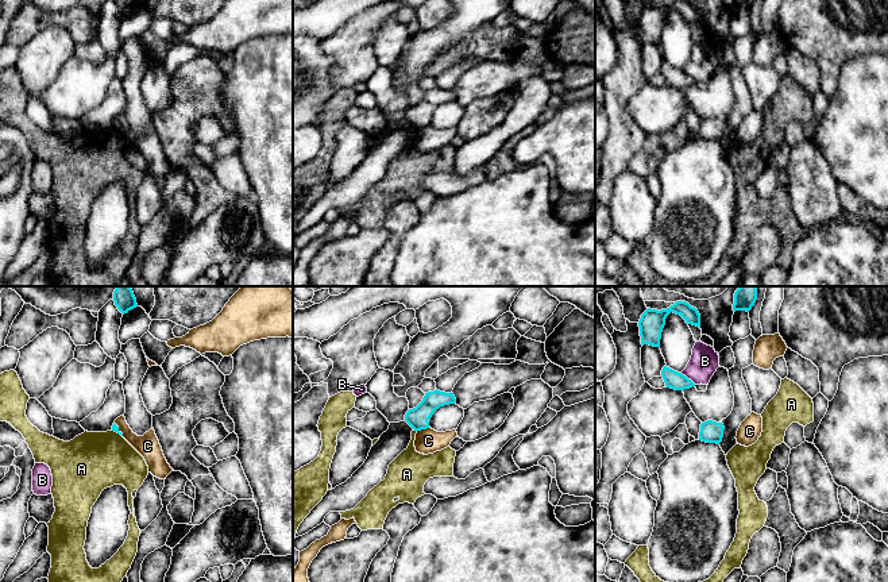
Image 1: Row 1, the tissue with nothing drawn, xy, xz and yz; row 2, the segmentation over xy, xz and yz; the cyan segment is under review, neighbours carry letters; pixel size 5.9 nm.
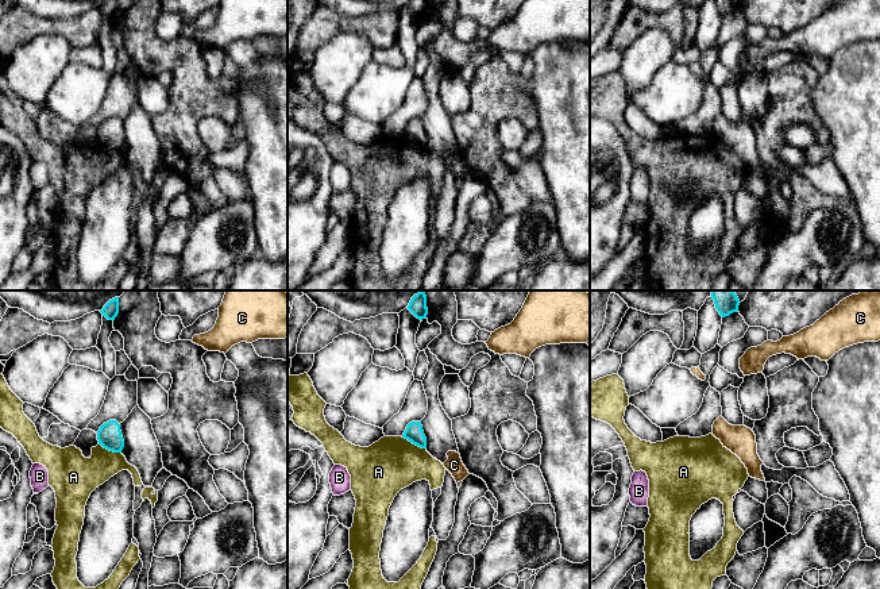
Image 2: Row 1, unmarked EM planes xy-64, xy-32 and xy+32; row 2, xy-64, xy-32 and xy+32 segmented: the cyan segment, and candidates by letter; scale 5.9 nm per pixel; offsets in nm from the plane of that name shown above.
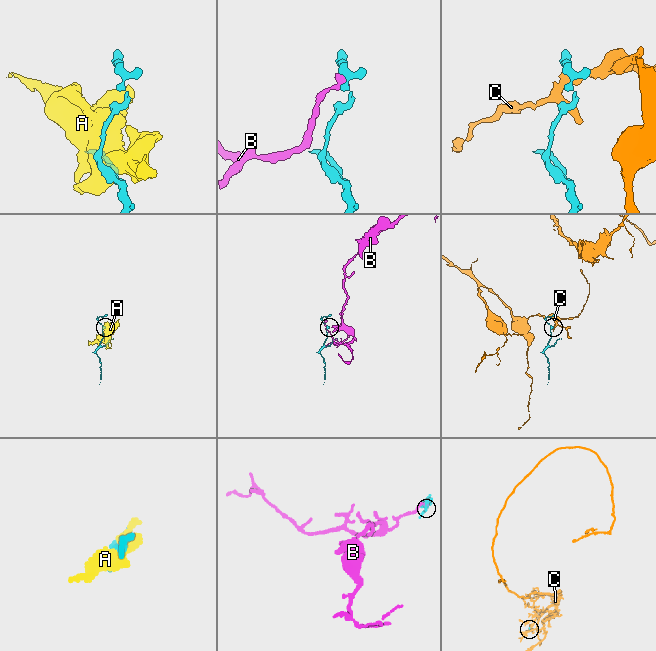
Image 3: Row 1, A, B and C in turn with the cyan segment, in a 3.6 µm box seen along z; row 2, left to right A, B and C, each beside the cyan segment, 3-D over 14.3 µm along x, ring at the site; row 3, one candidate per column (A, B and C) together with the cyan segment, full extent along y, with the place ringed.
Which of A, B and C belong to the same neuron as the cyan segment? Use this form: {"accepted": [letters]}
{"accepted": []}

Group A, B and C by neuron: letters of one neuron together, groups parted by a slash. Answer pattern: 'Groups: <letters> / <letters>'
Groups: A / B / C

